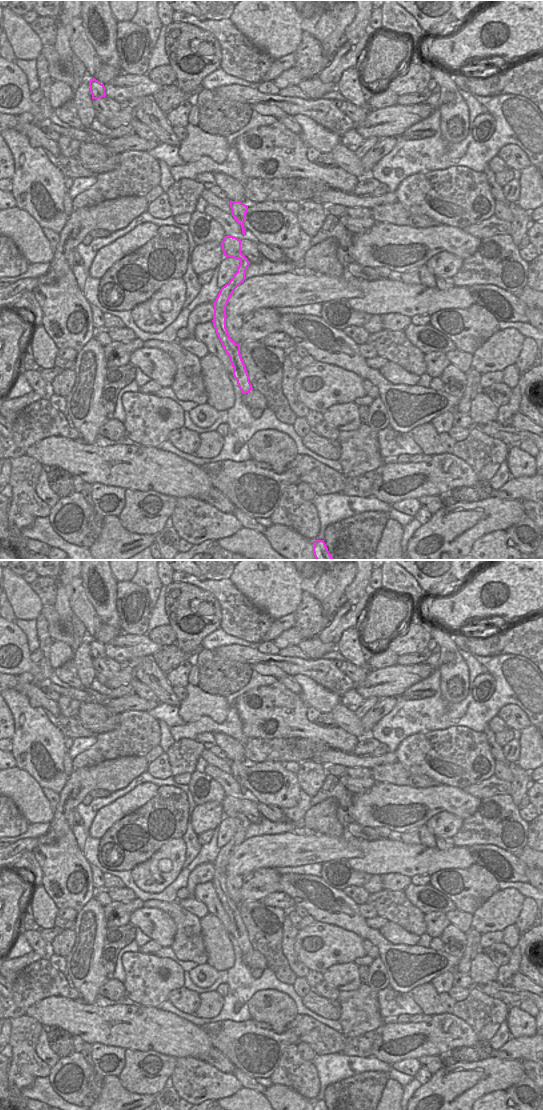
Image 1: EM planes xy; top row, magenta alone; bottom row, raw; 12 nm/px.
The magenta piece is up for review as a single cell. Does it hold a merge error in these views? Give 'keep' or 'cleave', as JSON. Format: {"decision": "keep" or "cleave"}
{"decision": "cleave"}

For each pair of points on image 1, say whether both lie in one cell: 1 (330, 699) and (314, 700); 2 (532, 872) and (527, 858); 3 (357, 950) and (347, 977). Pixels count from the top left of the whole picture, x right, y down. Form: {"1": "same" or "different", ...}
{"1": "same", "2": "same", "3": "different"}

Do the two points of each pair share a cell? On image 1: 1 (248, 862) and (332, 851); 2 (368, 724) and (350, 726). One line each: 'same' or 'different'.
1: same
2: different

